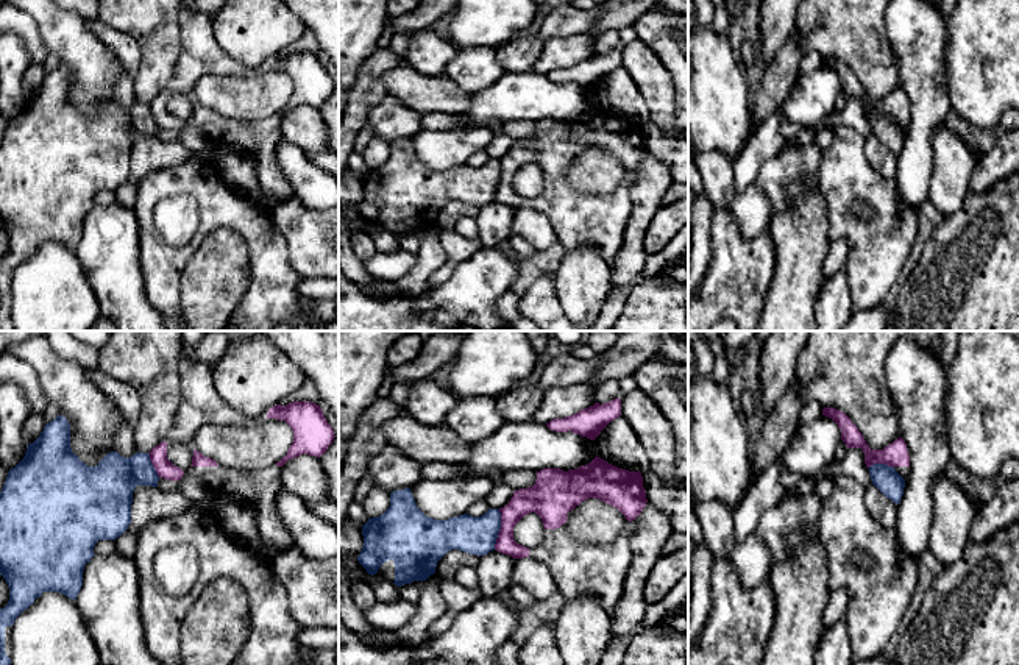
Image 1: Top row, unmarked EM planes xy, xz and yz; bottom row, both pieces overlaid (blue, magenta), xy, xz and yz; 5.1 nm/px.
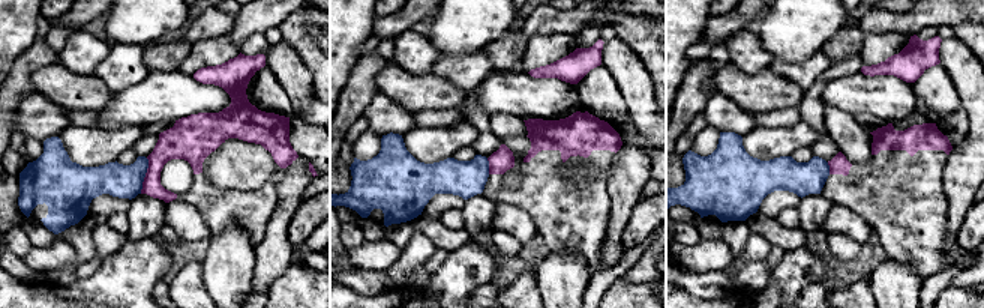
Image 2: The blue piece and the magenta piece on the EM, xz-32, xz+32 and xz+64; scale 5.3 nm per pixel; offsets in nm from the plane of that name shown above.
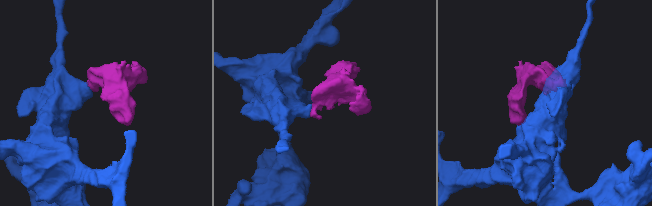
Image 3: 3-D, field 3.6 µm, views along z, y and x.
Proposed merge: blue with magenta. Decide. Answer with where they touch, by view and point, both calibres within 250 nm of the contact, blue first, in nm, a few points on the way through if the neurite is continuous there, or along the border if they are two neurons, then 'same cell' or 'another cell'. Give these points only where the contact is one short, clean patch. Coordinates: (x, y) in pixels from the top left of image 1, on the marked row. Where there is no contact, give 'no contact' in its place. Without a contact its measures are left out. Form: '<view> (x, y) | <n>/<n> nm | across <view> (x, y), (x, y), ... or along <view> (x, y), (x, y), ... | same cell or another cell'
xz (500, 528) | 190/140 nm | along xz (500, 509), (500, 533), (493, 548) | another cell

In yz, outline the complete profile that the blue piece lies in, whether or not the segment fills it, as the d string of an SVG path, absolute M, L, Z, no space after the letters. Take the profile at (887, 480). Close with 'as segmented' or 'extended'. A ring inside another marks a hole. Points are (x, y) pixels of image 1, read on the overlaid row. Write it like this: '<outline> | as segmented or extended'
M874 464L869 467L872 484L893 503L899 504L904 495L905 481L894 470L885 464Z | as segmented

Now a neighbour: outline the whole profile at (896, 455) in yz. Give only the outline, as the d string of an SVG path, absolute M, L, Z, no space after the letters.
M824 407L822 415L832 418L838 425L838 428L841 429L841 440L846 443L847 450L849 448L863 450L865 464L868 468L874 464L885 464L888 467L893 467L904 478L904 481L908 479L911 471L910 456L907 443L904 442L902 437L896 439L883 450L871 450L863 434L844 412L835 407Z

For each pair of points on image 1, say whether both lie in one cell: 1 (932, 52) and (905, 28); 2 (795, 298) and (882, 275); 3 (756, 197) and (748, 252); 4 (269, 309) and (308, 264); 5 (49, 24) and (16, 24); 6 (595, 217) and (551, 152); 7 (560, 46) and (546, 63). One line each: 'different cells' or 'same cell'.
1: same cell
2: different cells
3: different cells
4: different cells
5: different cells
6: same cell
7: same cell

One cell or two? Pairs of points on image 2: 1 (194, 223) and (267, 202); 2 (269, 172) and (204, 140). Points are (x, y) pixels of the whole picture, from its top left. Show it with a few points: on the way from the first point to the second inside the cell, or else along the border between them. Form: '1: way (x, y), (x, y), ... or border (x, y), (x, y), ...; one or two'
1: border (176, 197), (191, 203), (198, 211), (212, 236); two
2: border (252, 141), (225, 138), (204, 160), (201, 172); two

